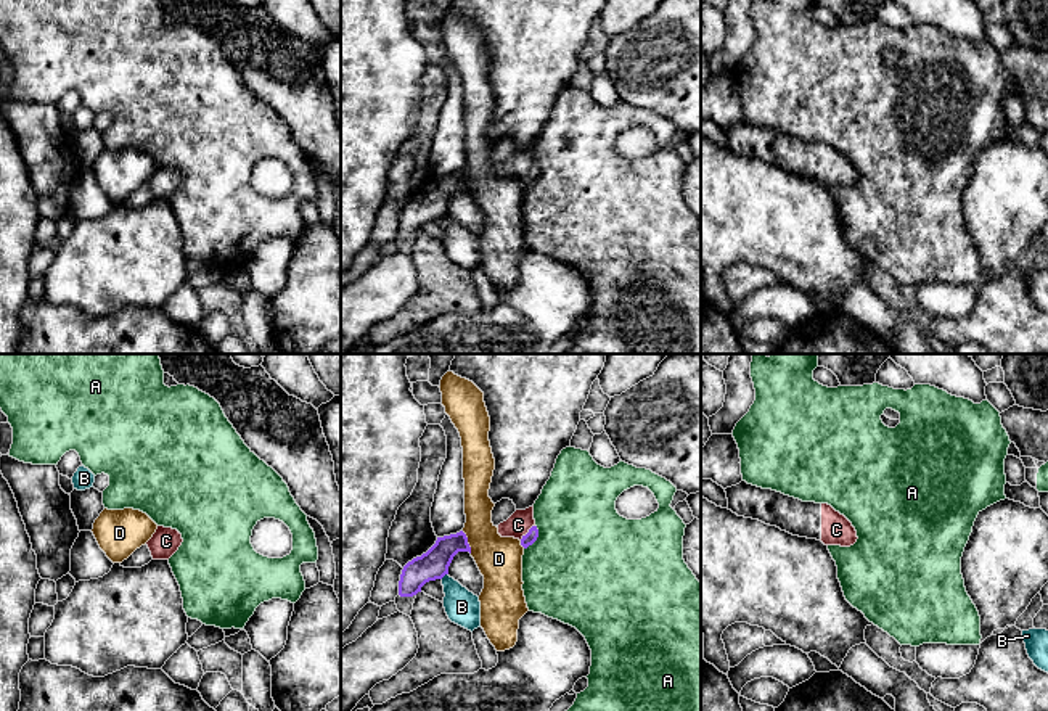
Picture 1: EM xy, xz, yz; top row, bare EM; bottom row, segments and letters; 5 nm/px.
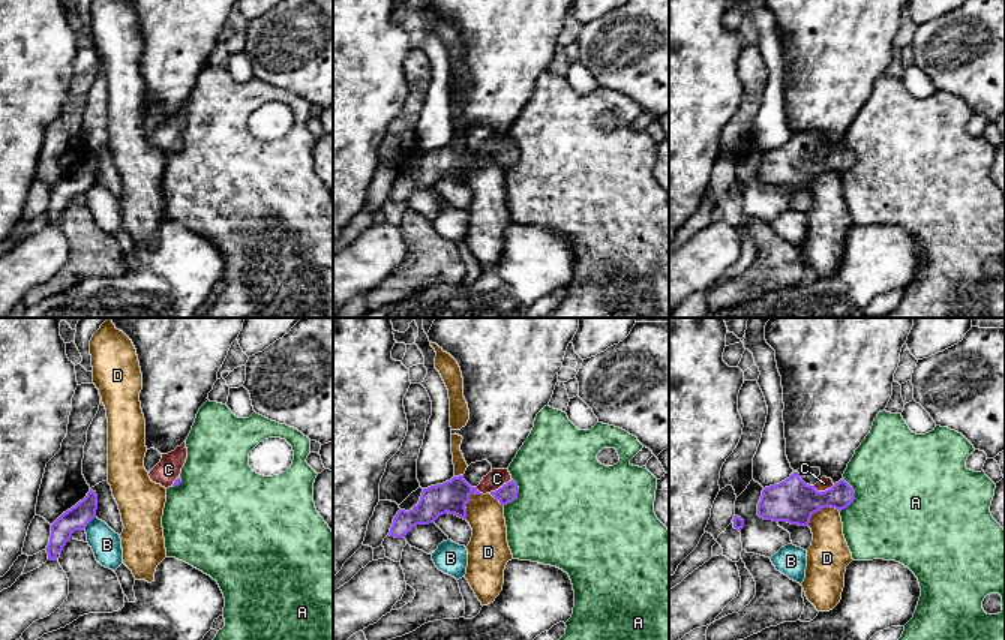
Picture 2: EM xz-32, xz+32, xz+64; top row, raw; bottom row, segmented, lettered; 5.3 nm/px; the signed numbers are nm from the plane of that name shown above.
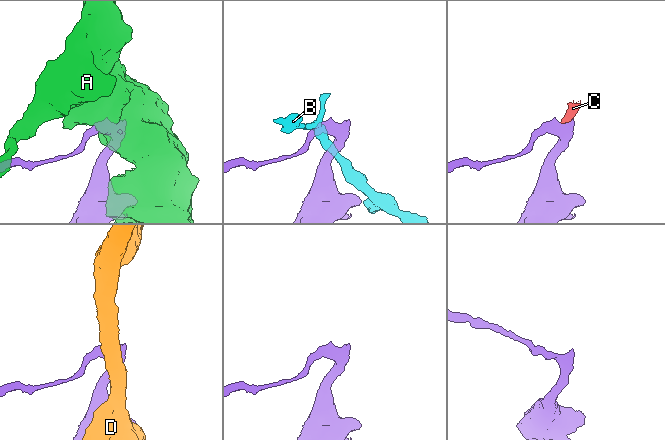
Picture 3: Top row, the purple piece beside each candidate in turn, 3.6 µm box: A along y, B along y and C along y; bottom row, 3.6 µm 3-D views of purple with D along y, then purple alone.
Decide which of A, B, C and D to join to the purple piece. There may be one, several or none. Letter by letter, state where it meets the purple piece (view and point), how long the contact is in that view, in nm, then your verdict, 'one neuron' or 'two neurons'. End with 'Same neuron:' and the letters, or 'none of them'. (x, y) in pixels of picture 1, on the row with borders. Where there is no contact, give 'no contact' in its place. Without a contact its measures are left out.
A: meets purple in xz at (536, 538); contact 140 nm long; two neurons
B: meets purple in xz at (444, 575); contact 50 nm long; two neurons
C: meets purple in xz at (528, 533); contact 110 nm long; one neuron
D: meets purple in xz at (466, 542); contact 120 nm long; two neurons
Same neuron: C

